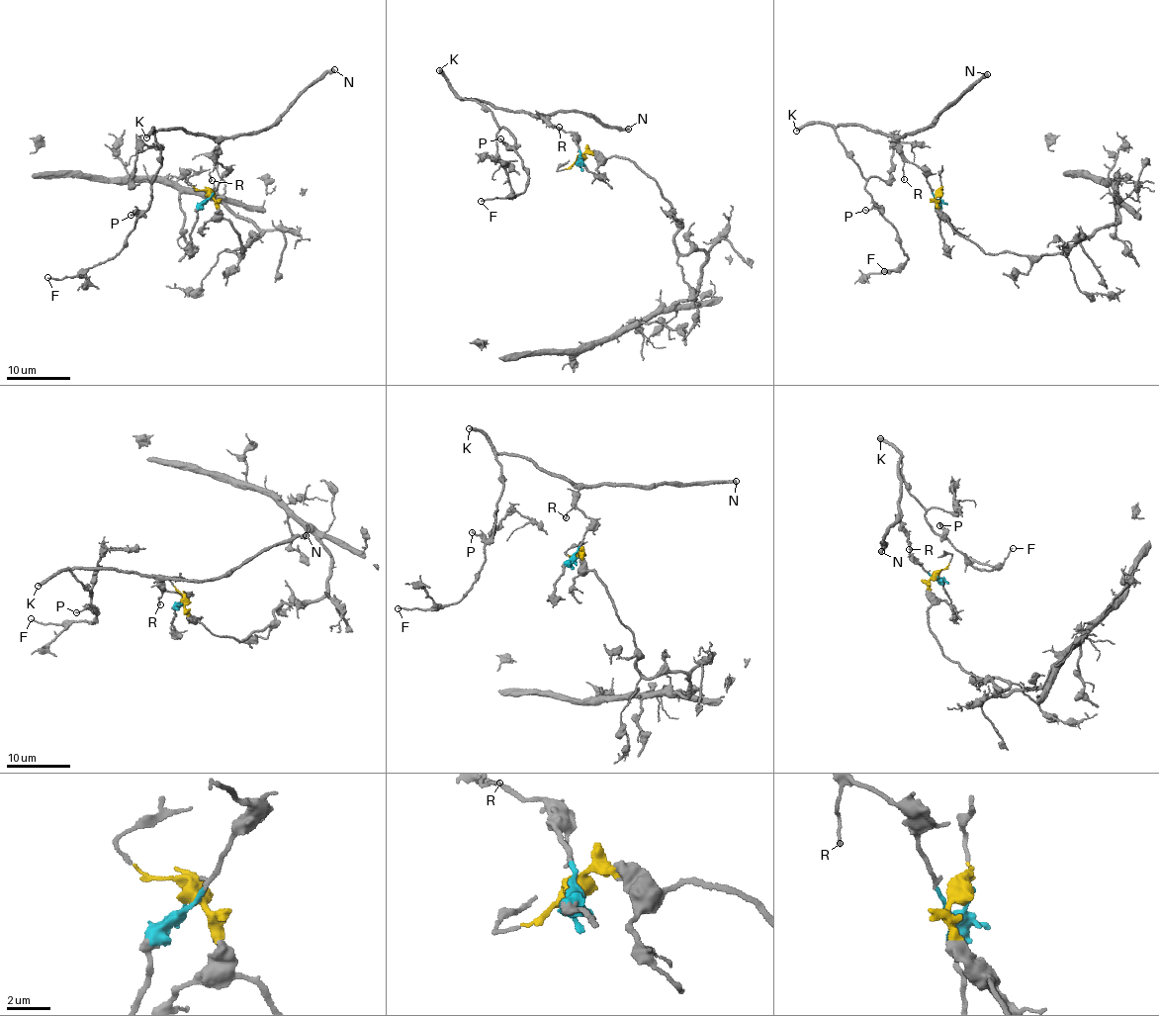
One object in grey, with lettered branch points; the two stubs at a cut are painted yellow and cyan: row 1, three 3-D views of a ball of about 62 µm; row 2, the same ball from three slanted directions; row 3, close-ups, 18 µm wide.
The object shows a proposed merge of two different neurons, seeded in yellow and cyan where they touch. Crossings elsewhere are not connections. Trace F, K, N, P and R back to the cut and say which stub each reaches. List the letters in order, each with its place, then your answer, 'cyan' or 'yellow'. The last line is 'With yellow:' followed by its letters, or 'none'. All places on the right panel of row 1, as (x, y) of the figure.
F: at (884, 271); cyan
K: at (796, 131); cyan
N: at (987, 74); cyan
P: at (865, 210); cyan
R: at (904, 179); cyan
With yellow: none

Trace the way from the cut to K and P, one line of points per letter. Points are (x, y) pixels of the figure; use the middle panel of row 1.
K: (581, 160), (572, 134), (531, 113), (501, 110), (488, 102), (462, 99), (439, 69)
P: (581, 160), (572, 134), (531, 113), (462, 99), (485, 105), (514, 139), (506, 146), (500, 138)

